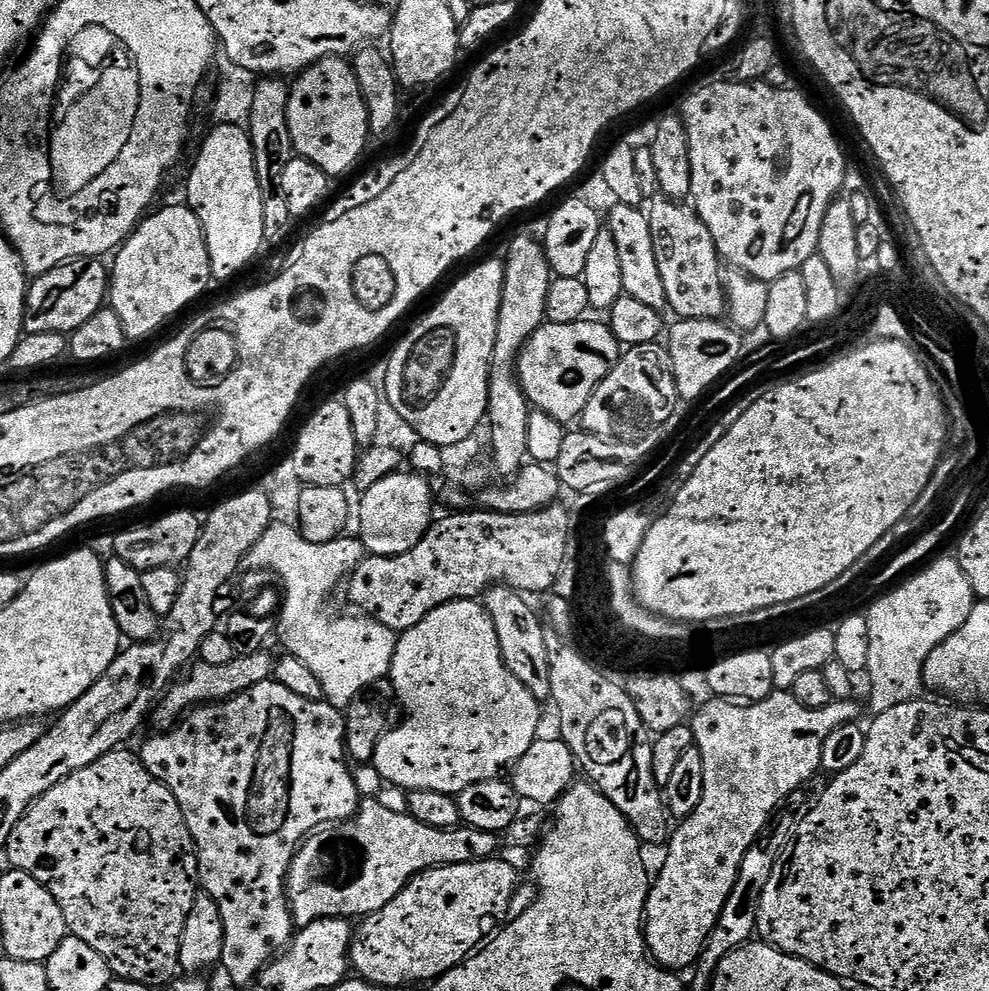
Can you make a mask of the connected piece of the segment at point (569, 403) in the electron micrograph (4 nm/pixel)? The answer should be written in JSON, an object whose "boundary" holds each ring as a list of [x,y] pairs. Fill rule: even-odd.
{"boundary":[[[592,319],[569,324],[545,322],[528,339],[528,345],[520,351],[520,359],[516,361],[516,374],[529,405],[537,412],[550,414],[550,418],[565,426],[571,425],[571,420],[579,421],[596,384],[610,374],[622,355],[622,345],[611,327]]]}

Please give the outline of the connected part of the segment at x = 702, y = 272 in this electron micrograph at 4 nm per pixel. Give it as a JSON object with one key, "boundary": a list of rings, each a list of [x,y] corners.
{"boundary":[[[659,194],[651,197],[651,199],[647,201],[646,211],[648,213],[648,221],[650,222],[650,234],[654,238],[654,258],[658,261],[658,274],[662,278],[662,290],[666,290],[668,308],[671,309],[671,311],[676,311],[677,313],[675,315],[682,320],[720,320],[721,317],[728,312],[728,300],[725,292],[725,273],[723,271],[720,272],[722,261],[716,252],[714,238],[710,238],[710,230],[706,230],[706,222],[702,222],[702,218],[698,215],[695,207],[693,207],[691,203],[671,200]]]}

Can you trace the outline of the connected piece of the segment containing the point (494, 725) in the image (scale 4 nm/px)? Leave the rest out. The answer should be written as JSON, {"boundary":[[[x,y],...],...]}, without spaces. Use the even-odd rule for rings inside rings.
{"boundary":[[[479,599],[439,604],[426,618],[422,618],[422,622],[418,622],[418,626],[399,633],[390,679],[396,683],[396,688],[400,688],[397,696],[404,696],[404,704],[408,704],[412,720],[408,720],[408,724],[397,723],[385,732],[370,761],[371,766],[355,769],[361,797],[379,797],[384,780],[400,788],[396,790],[430,790],[456,796],[466,790],[466,786],[501,779],[538,738],[539,732],[536,731],[540,728],[541,701],[508,669],[494,622]]]}

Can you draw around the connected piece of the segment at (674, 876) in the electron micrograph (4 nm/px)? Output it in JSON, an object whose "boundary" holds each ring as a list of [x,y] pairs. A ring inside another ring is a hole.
{"boundary":[[[776,690],[765,700],[751,702],[708,698],[700,709],[695,709],[690,727],[695,747],[702,754],[702,802],[698,802],[694,814],[675,825],[666,845],[668,853],[664,856],[664,865],[651,881],[644,911],[644,943],[651,959],[660,967],[681,970],[699,961],[722,908],[734,890],[746,850],[754,846],[784,799],[821,771],[820,759],[826,738],[830,738],[838,726],[861,719],[856,703],[855,699],[833,700],[821,708],[811,708],[802,706],[791,691]]]}

